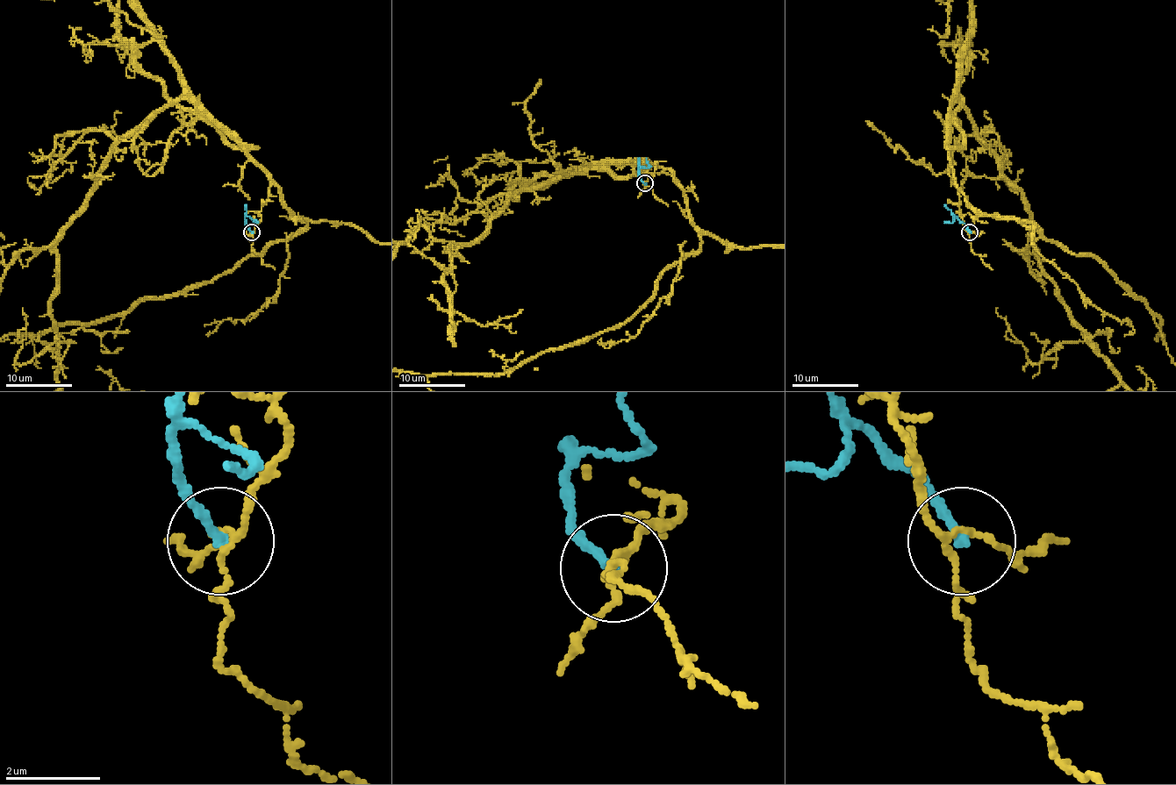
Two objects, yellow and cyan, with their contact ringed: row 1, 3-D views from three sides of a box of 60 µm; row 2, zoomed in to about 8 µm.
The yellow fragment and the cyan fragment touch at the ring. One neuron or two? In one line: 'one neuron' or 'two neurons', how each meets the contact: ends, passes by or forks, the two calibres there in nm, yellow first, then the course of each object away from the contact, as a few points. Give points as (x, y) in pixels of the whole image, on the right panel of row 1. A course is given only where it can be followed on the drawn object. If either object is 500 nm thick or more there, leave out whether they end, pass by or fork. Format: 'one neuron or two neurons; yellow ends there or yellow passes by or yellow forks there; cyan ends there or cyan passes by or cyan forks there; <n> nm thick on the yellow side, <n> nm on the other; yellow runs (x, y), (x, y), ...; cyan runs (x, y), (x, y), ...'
two neurons; yellow forks there; cyan ends there; 110 nm thick on the yellow side, 200 nm on the other; cyan runs (969, 232), (954, 216), (952, 221), (944, 221)

